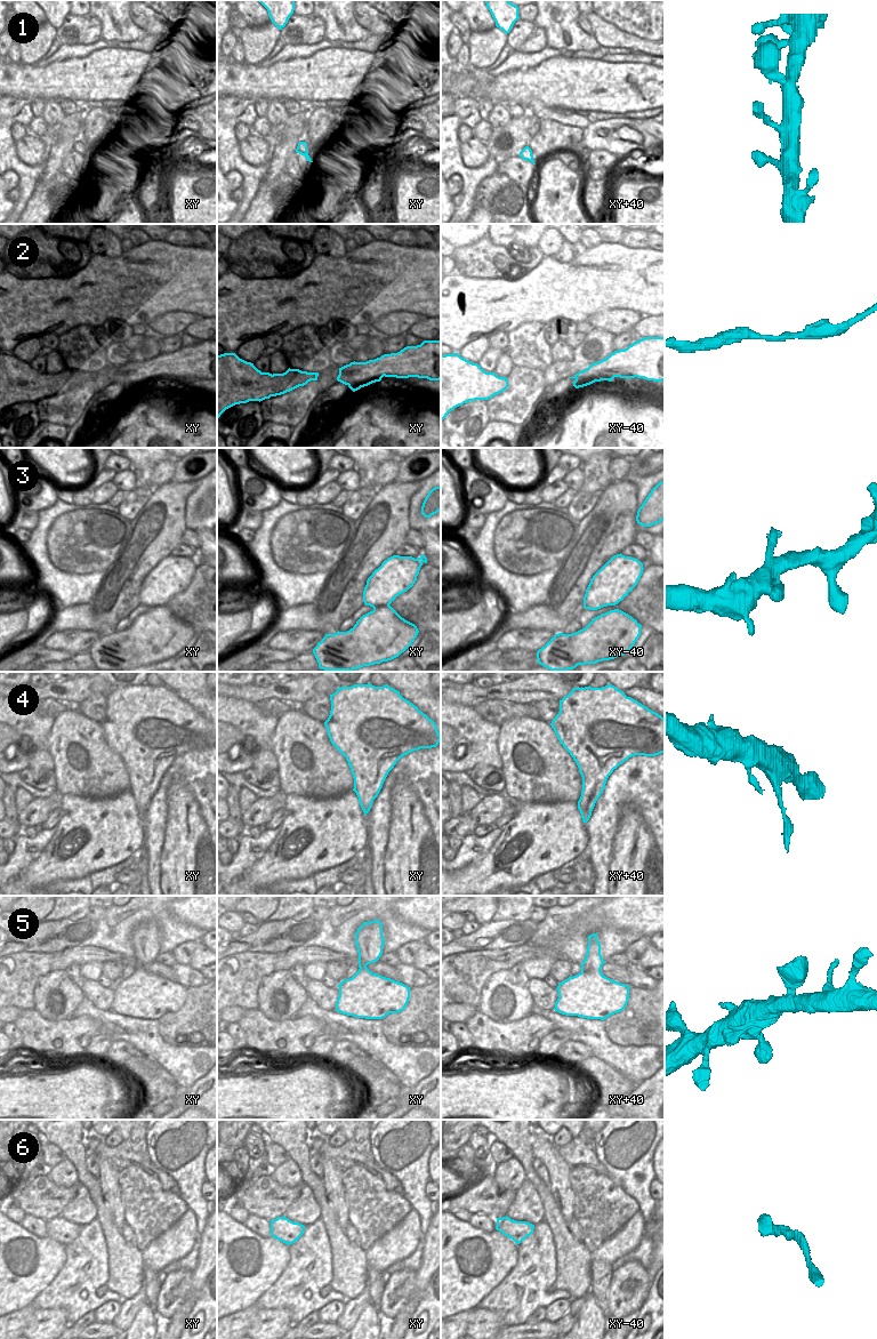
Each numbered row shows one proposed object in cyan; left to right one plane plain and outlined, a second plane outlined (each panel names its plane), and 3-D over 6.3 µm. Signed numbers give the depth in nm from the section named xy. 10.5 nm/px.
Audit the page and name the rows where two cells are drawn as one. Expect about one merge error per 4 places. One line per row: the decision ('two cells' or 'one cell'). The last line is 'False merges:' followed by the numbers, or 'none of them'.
1: one cell
2: one cell
3: one cell
4: one cell
5: one cell
6: two cells
False merges: 6

